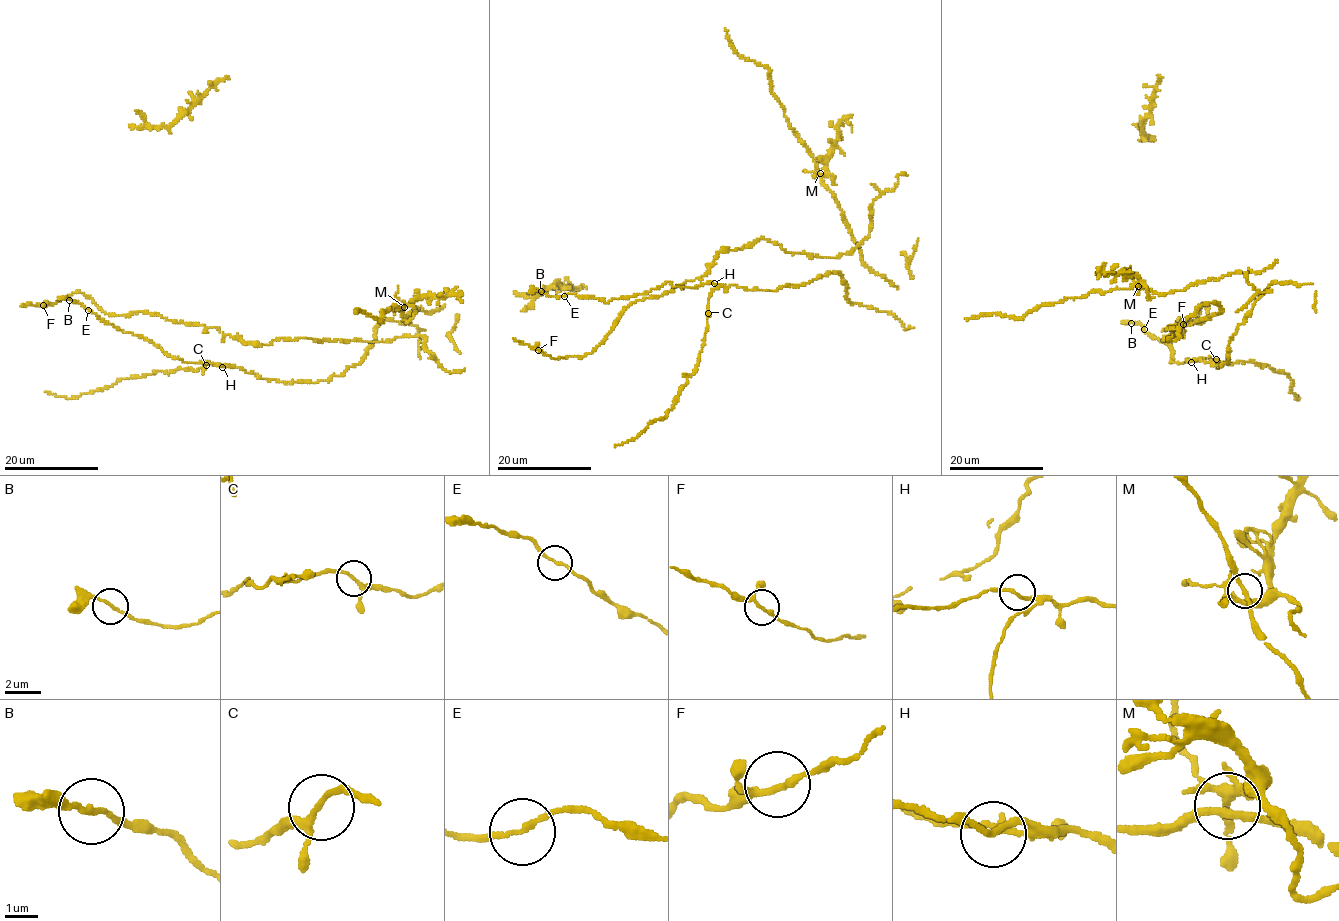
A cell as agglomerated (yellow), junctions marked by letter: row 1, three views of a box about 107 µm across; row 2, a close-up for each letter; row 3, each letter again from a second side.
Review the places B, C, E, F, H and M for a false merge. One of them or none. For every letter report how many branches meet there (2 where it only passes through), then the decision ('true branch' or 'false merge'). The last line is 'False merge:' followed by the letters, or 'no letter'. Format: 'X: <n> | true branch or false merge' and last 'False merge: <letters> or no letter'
B: 2 | true branch
C: 3 | true branch
E: 2 | true branch
F: 3 | true branch
H: 2 | true branch
M: 3 | true branch
False merge: no letter

